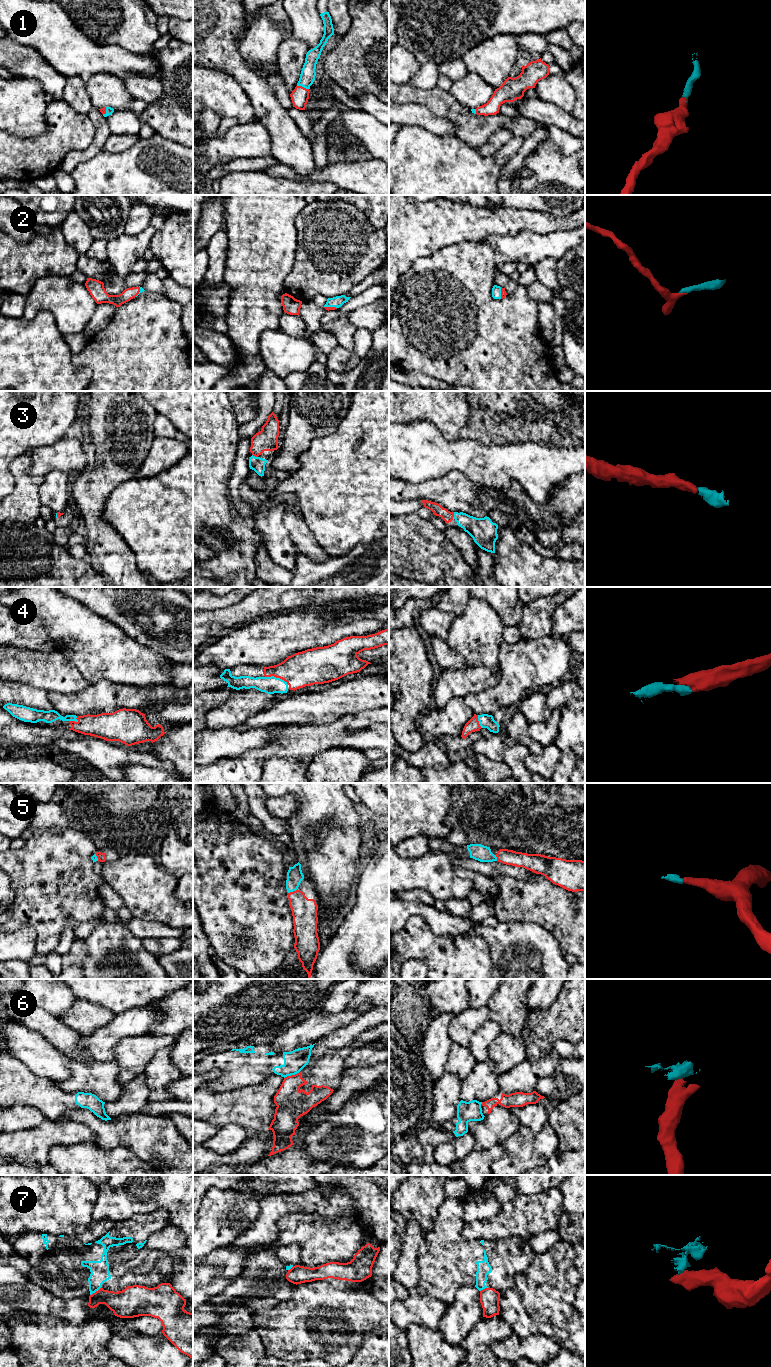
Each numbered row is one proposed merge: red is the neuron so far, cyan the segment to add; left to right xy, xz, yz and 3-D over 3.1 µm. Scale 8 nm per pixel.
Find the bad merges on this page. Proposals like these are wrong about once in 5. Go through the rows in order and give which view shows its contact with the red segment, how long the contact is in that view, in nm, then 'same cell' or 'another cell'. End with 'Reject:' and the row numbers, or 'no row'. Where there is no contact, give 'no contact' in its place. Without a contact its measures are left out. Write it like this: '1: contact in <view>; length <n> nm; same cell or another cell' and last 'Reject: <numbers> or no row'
1: contact in xz; length 100 nm; same cell
2: contact in xz; length 110 nm; same cell
3: contact in yz; length 60 nm; same cell
4: contact in xz; length 200 nm; same cell
5: contact in xz; length 90 nm; same cell
6: contact in xz; length 140 nm; another cell
7: contact in xy; length 120 nm; another cell
Reject: 6, 7

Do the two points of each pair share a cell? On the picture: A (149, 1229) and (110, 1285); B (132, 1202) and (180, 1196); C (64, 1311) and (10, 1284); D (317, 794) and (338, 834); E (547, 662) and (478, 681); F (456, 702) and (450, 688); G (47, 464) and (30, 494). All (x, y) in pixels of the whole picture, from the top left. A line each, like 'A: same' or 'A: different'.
A: same
B: same
C: same
D: same
E: different
F: different
G: different

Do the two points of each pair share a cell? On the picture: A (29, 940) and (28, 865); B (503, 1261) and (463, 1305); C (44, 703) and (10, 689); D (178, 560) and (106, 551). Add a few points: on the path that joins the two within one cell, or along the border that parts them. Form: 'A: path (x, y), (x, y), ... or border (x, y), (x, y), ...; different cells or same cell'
A: border (25, 923), (29, 923), (35, 930), (37, 946); different cells
B: border (479, 1290), (474, 1286), (464, 1285), (454, 1295); different cells
C: path (36, 698), (18, 693); same cell
D: border (120, 536), (133, 553), (137, 568), (147, 575); different cells

